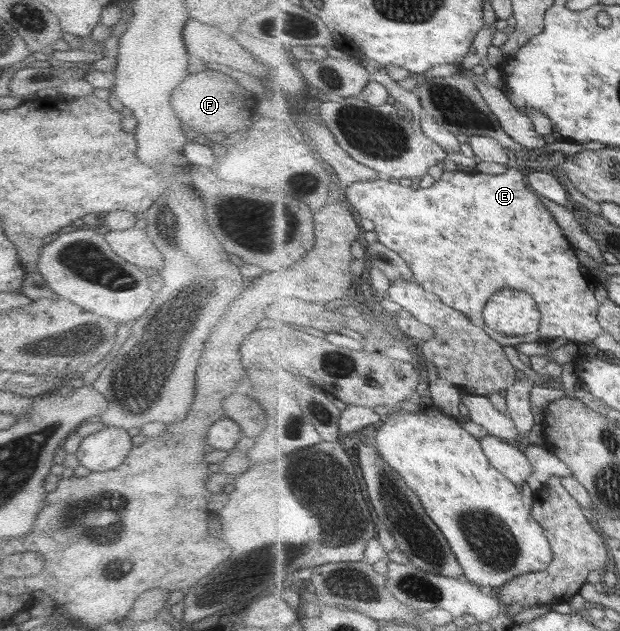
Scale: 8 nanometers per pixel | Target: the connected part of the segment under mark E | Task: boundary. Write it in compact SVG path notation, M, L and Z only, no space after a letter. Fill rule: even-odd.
M510 165L506 172L502 174L492 175L478 173L476 171L461 172L457 170L444 171L438 181L434 182L430 187L411 189L410 186L402 186L397 181L389 179L383 176L378 181L358 181L358 183L352 183L350 187L347 187L345 191L342 192L342 198L345 199L346 203L350 205L352 211L357 215L358 219L366 218L371 220L375 226L375 231L377 232L377 241L386 245L386 247L398 252L412 268L414 272L414 281L425 286L425 290L430 293L438 295L439 298L448 306L461 311L466 314L471 319L472 323L477 324L478 327L486 330L488 334L492 335L492 338L498 340L498 343L502 345L510 345L516 347L520 343L526 343L527 341L545 343L546 337L548 339L554 339L556 343L559 342L574 342L575 344L590 343L600 337L600 333L603 331L603 327L599 322L599 311L600 311L600 301L596 299L596 287L597 279L590 272L590 268L586 265L580 263L580 259L576 257L576 251L573 245L568 241L568 238L564 235L564 228L558 225L558 221L552 217L552 213L546 209L546 207L540 201L540 197L528 190L528 187L524 185L526 182L526 177L520 172L520 168ZM504 287L514 287L514 289L522 289L522 291L528 291L530 295L534 295L534 299L537 301L542 319L540 319L540 326L537 332L537 336L527 337L527 336L516 336L510 337L498 331L492 329L485 322L483 311L486 309L486 303L488 299L494 295L494 291L498 289L504 289Z

